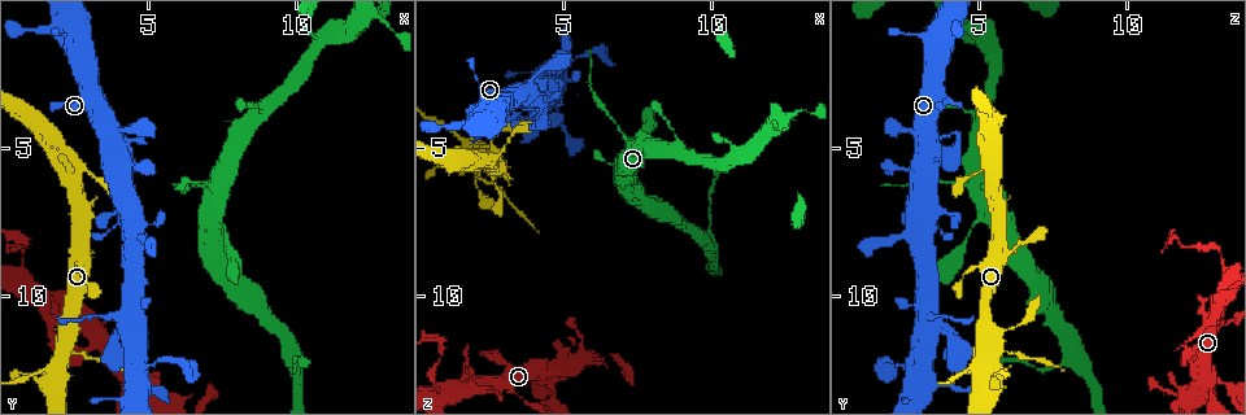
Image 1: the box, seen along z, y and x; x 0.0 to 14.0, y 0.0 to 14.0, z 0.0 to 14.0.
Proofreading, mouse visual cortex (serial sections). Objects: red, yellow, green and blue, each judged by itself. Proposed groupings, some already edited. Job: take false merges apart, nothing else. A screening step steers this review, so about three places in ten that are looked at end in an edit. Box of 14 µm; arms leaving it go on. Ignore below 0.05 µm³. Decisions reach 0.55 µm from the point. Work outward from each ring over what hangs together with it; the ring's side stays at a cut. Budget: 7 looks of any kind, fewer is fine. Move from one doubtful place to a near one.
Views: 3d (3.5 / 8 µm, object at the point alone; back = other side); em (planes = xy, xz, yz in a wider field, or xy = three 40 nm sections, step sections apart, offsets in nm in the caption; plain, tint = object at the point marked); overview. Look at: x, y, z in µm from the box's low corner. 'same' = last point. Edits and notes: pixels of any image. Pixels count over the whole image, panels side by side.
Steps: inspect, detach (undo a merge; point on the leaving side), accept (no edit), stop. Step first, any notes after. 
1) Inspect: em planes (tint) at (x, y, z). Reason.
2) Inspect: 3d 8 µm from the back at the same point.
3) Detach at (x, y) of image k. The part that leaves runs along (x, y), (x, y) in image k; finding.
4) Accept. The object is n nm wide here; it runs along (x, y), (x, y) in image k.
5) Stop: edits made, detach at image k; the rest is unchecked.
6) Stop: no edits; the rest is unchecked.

Inspect: 3d 3.5 µm at (6.9, 6.3, 4.2). Thin neck.

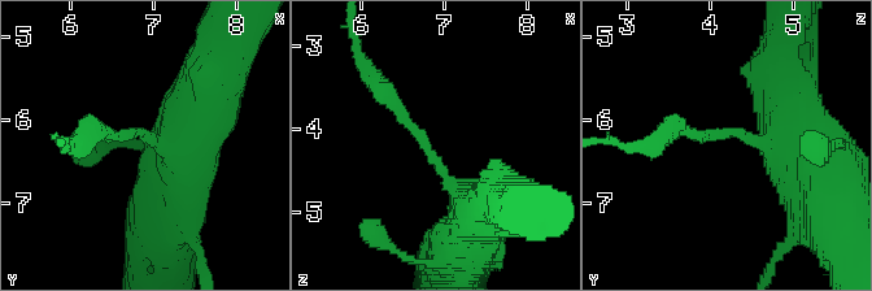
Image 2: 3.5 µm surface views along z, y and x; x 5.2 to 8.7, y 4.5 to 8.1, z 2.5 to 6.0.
Inspect: em xy step 3 (tint) at (6.80, 6.15, 4.25). The arms are 150, 450 nm wide.

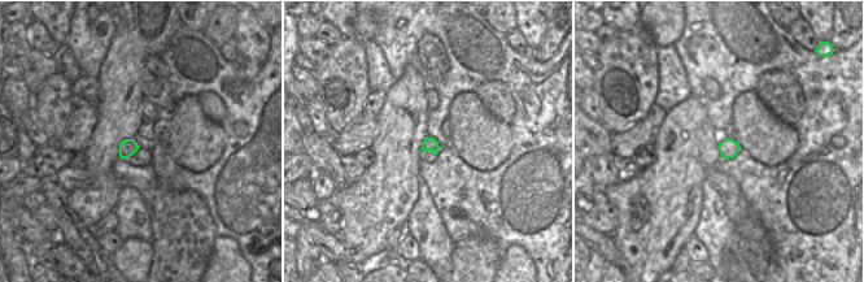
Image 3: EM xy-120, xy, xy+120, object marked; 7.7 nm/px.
Detach at (690, 133) of image 2. Two cells meet here.

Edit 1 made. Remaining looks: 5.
Inspect: overview.

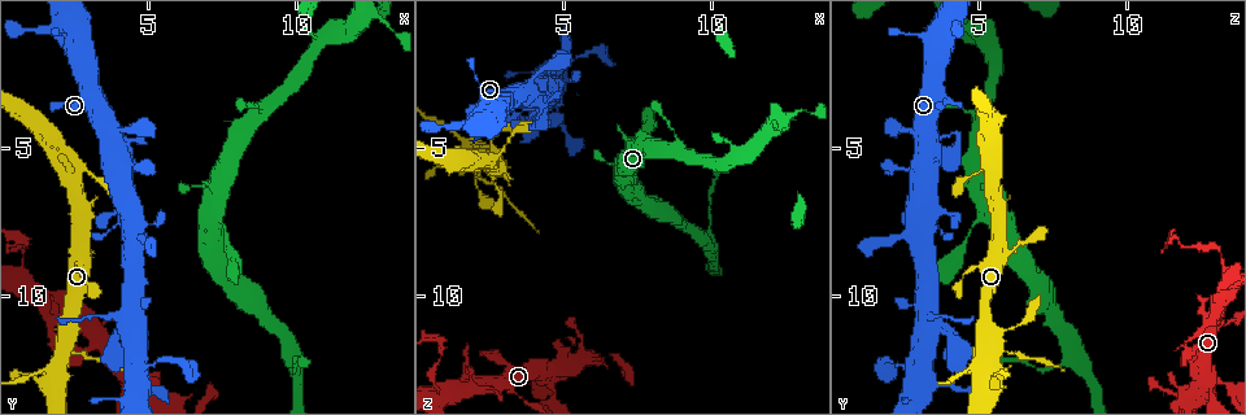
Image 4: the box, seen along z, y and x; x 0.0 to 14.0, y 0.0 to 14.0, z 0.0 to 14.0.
Inspect: 3d 3.5 µm at (2.3, 12.0, 6.1). Sudden change in width.

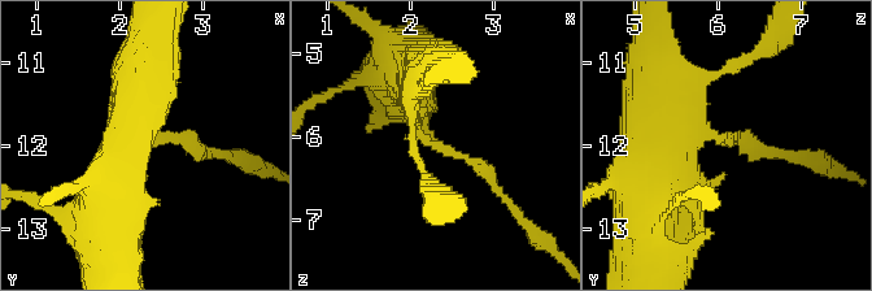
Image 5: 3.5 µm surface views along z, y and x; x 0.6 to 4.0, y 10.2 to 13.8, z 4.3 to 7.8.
Inspect: em xy step 1 (tint) at (2.20, 11.95, 6.05).

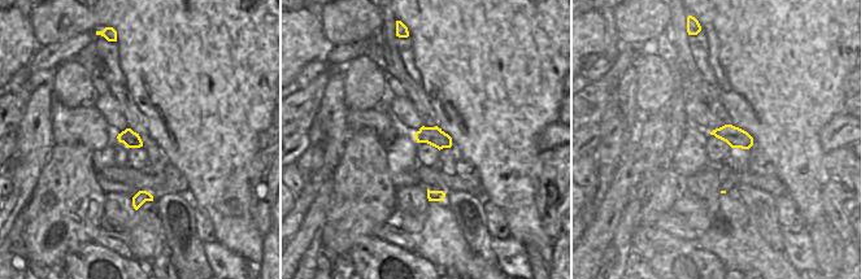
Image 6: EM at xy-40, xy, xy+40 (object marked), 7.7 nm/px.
Detach at (179, 137) of image 5. The part that leaves runs along (426, 138), (482, 168), (518, 218) in image 5; a second cell is stuck on.

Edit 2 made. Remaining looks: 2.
Inspect: 3d 3.5 µm at (2.1, 10.6, 13.0). Two arms in line, one across.

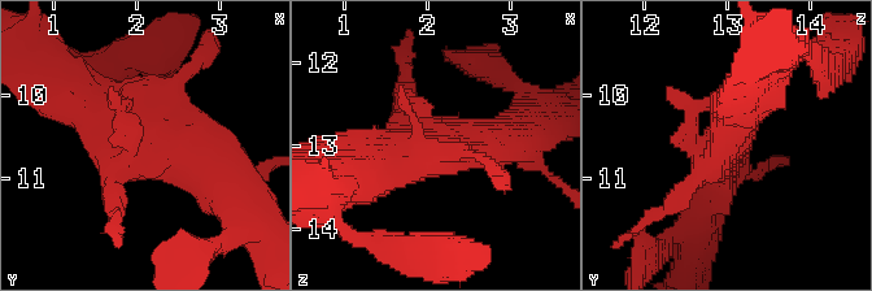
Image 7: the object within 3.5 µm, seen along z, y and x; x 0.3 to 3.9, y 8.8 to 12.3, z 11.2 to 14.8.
Inspect: em xy step 2 (tint) at (2.05, 10.75, 12.90).

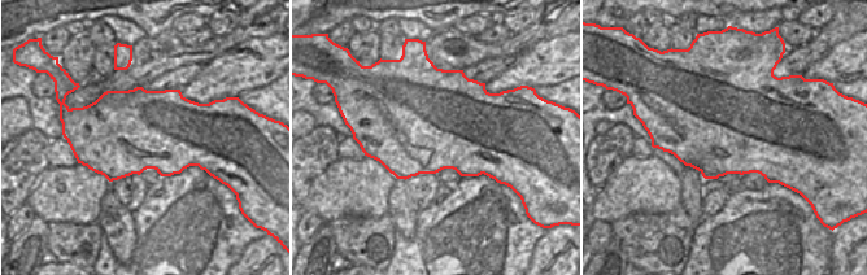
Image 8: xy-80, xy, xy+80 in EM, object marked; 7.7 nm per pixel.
Accept. It runs along (227, 191), (127, 112), (88, 108) in image 7; one cell here.

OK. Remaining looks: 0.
Stop: edits made, detach at image 2, detach at image 5; the rest is unchecked.

